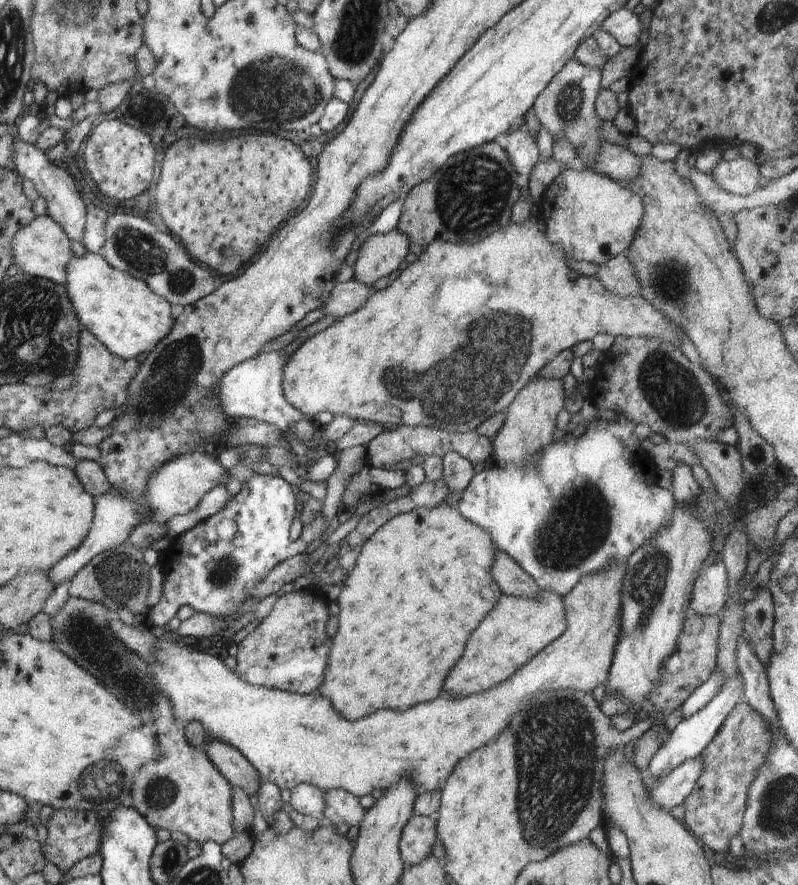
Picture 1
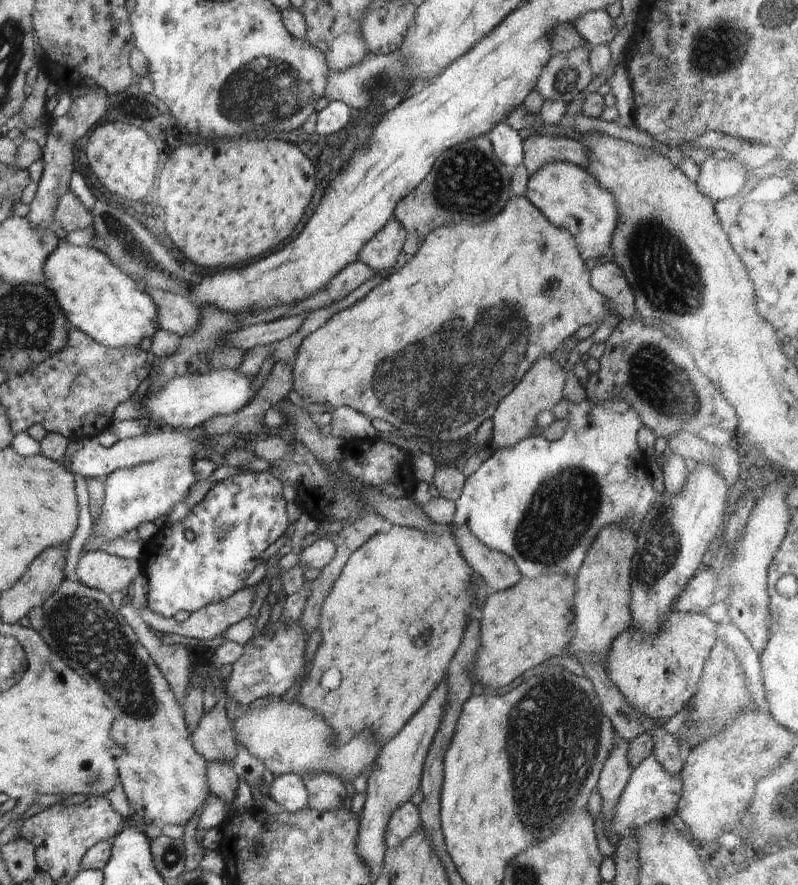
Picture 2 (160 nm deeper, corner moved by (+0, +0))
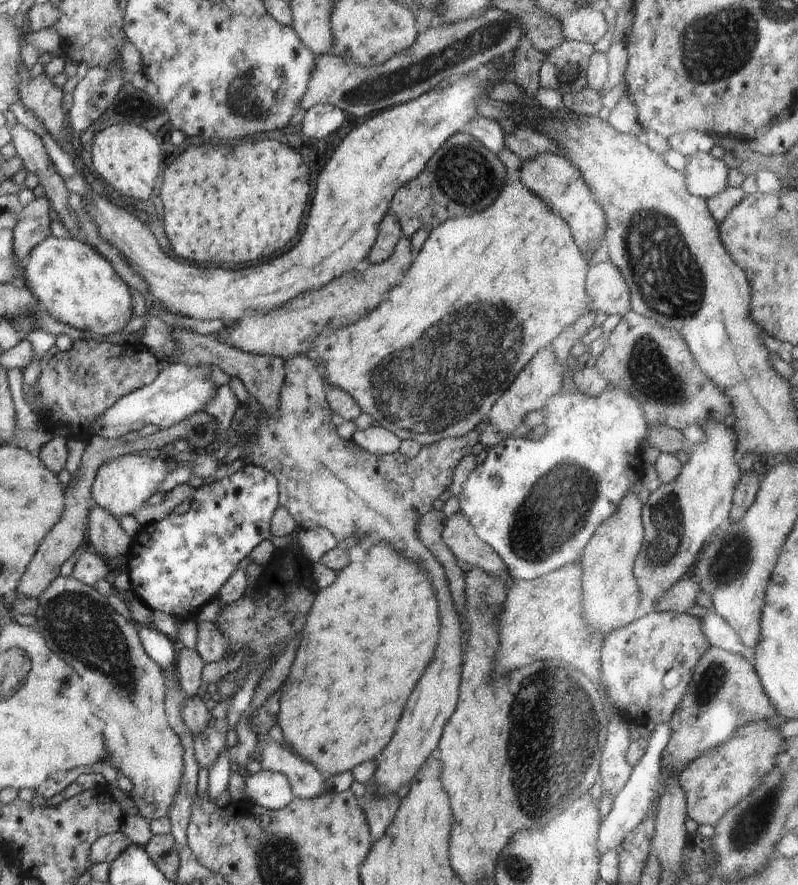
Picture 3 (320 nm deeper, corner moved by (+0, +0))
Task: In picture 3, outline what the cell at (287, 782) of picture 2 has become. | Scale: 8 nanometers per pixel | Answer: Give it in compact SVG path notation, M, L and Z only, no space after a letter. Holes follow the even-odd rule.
M248 771L243 772L245 778L245 796L252 803L275 811L276 809L284 808L294 798L292 789L288 779L283 774L272 771L258 771L247 775Z

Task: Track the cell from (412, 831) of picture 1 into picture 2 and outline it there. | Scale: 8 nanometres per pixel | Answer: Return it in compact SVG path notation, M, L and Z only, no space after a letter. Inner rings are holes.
M408 801L390 815L386 825L385 846L388 849L398 848L418 829L422 829L419 808L412 801Z

